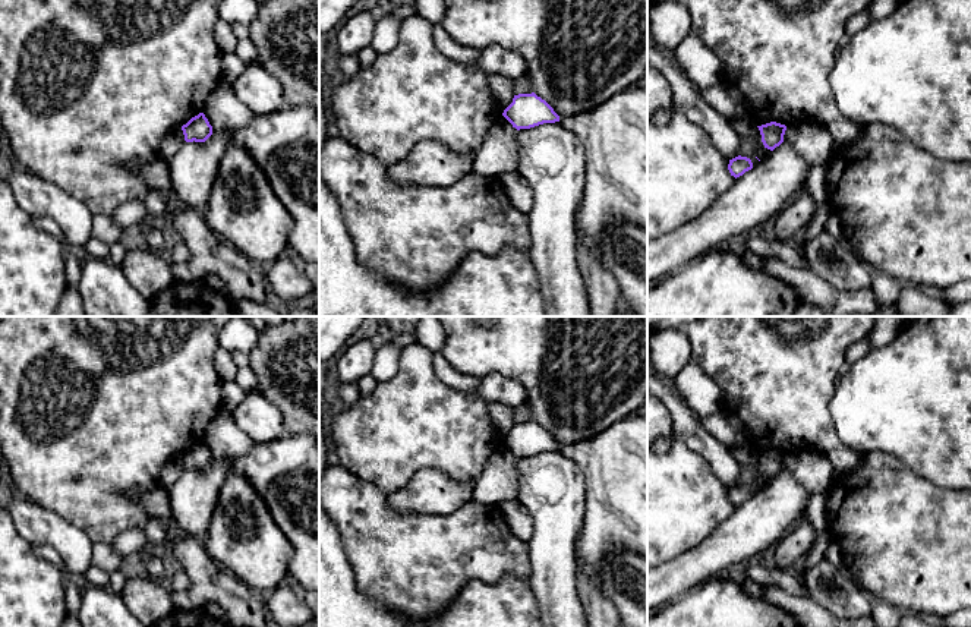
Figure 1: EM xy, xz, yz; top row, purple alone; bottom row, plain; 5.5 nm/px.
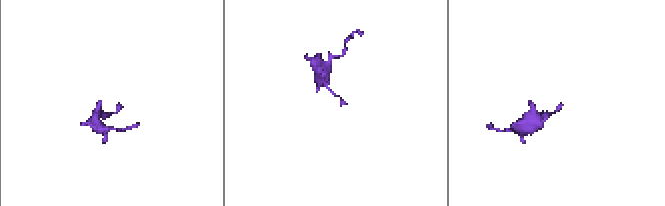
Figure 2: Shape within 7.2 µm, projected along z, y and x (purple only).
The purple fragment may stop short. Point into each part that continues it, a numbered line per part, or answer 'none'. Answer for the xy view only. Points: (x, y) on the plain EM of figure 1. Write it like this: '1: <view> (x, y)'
none

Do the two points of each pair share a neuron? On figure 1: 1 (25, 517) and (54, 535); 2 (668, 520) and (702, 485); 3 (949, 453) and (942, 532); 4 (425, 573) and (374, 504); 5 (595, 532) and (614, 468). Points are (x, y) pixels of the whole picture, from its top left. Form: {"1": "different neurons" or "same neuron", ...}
{"1": "same neuron", "2": "same neuron", "3": "different neurons", "4": "same neuron", "5": "same neuron"}

